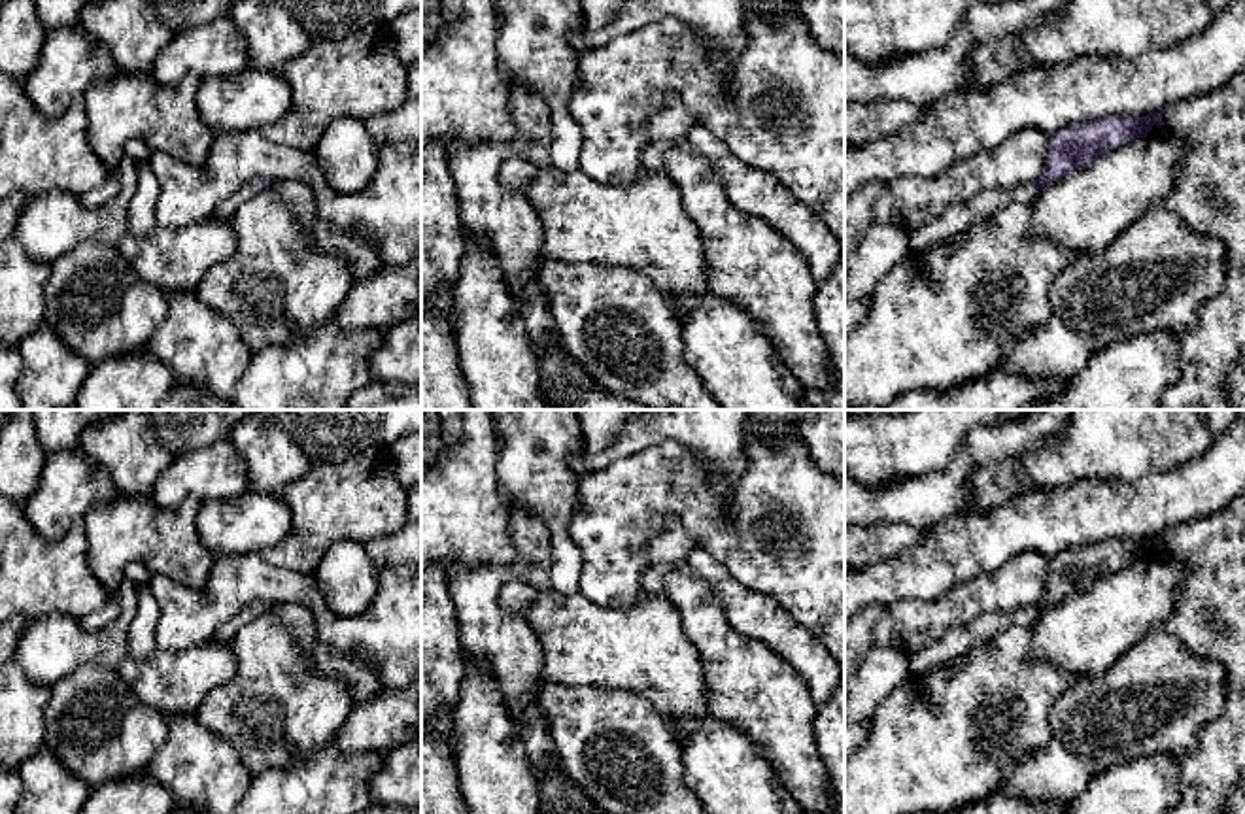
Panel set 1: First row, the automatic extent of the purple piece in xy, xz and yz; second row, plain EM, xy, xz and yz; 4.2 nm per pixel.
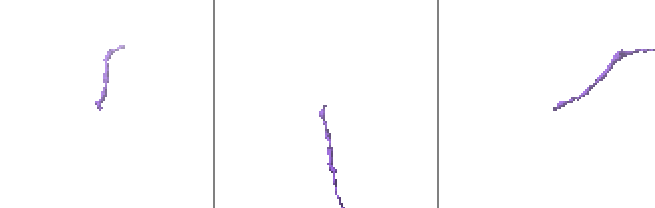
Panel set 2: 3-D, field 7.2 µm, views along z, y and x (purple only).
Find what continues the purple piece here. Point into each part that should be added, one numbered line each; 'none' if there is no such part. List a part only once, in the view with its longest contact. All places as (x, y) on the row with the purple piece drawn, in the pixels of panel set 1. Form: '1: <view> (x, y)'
1: xy (233, 203)

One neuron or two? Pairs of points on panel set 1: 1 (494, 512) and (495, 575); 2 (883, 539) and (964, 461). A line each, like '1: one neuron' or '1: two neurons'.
1: two neurons
2: two neurons

